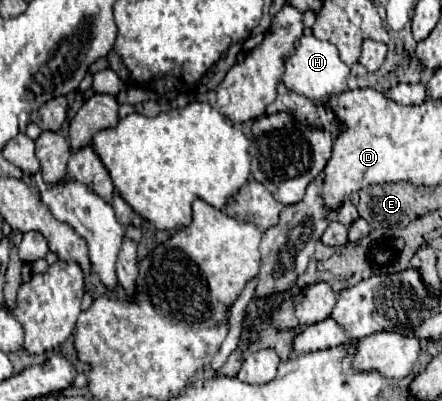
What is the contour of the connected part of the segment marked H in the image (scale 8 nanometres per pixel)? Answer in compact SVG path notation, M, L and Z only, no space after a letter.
M302 36L296 44L296 50L284 58L284 74L280 78L280 82L292 90L292 92L298 92L310 100L326 100L330 94L338 94L338 92L344 92L348 90L348 74L350 74L350 68L340 60L338 56L338 50L334 44L330 42L322 42L314 36Z

